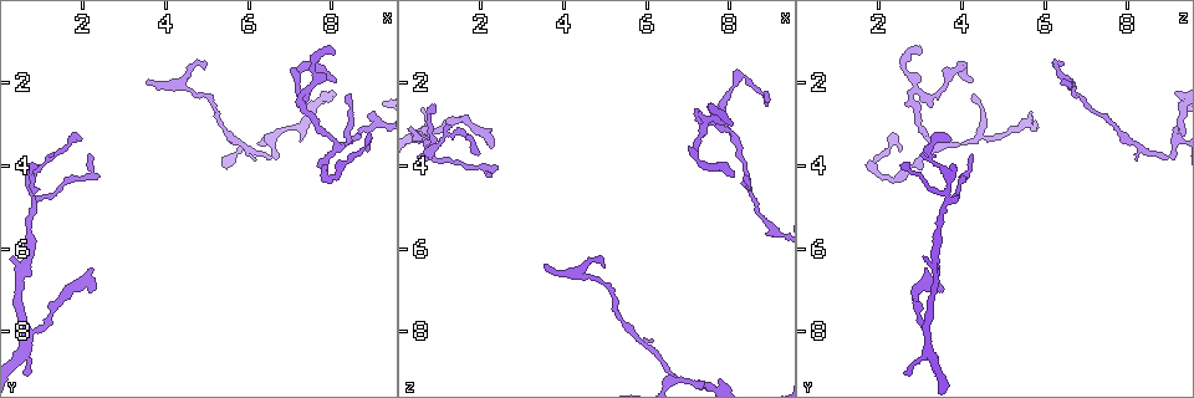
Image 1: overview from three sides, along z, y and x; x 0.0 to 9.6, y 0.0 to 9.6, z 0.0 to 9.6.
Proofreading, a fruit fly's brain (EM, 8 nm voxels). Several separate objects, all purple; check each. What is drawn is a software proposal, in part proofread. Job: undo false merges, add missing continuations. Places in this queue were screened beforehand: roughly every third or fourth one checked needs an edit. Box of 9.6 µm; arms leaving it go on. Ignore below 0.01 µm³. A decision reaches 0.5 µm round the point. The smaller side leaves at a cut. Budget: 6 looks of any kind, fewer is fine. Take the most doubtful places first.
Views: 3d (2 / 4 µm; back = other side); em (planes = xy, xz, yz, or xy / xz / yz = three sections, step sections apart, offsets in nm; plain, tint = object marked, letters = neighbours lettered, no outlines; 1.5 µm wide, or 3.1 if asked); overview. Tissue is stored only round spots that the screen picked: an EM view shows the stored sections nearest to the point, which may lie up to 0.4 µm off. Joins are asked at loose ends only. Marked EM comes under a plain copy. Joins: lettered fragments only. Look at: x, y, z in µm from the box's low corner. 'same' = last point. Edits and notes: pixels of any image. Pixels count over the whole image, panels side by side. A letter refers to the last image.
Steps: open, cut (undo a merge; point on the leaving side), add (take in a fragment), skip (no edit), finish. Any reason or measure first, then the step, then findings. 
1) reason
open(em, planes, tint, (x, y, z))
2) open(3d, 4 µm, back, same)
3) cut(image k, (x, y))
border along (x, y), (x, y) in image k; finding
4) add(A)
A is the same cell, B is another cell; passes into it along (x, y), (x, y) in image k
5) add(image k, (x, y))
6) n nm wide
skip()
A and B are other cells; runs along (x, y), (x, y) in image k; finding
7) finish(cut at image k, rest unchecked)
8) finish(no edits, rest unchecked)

tapers out
open(em, planes, letters, (5.05, 1.50, 6.45))

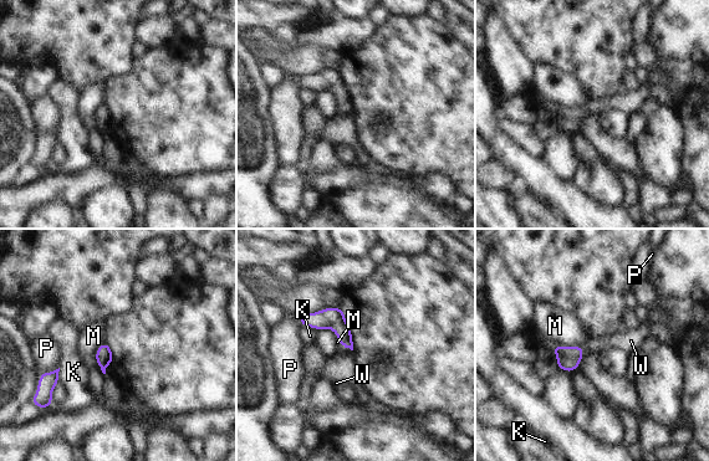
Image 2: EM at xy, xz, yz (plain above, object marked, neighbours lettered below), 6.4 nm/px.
90 nm wide
add(W)
W is the same cell, K, M and P are other cells; it goes on there

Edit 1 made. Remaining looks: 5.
open(overview)

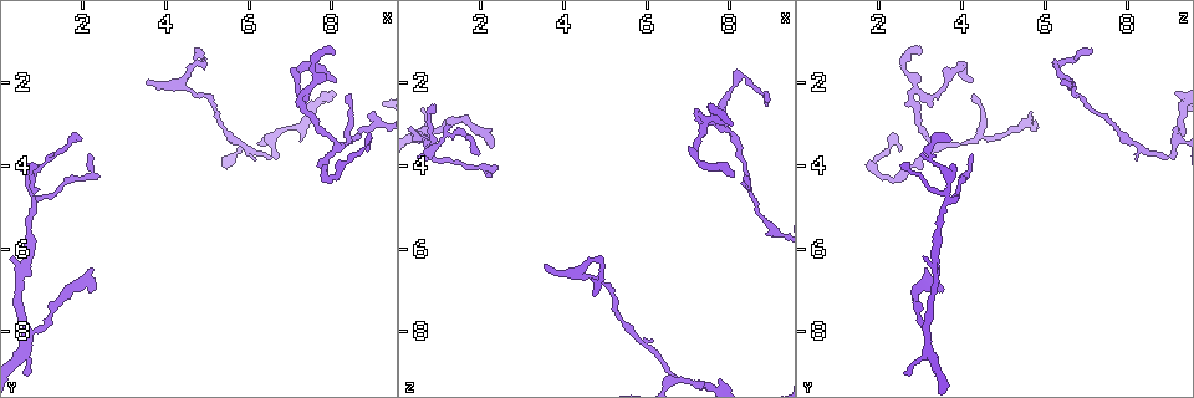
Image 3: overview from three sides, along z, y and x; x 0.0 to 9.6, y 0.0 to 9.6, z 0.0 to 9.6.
an open end
open(em, planes, letters, (2.20, 3.75, 4.25))

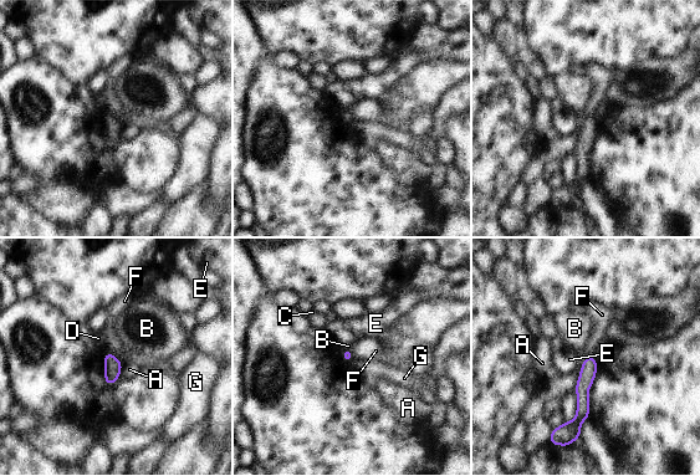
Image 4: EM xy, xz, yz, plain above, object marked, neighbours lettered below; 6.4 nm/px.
skip()
A, B, C, D, E, F and G are other cells; no lettered fragment goes on from it

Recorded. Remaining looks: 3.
abrupt turn
open(em, xy, step 8, tint, (7.30, 2.50, 2.95))

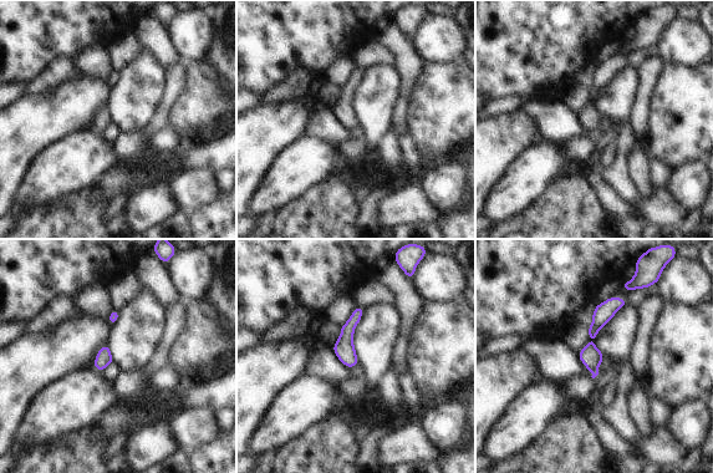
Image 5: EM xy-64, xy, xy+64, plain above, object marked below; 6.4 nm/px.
open(em, planes, tint, same)

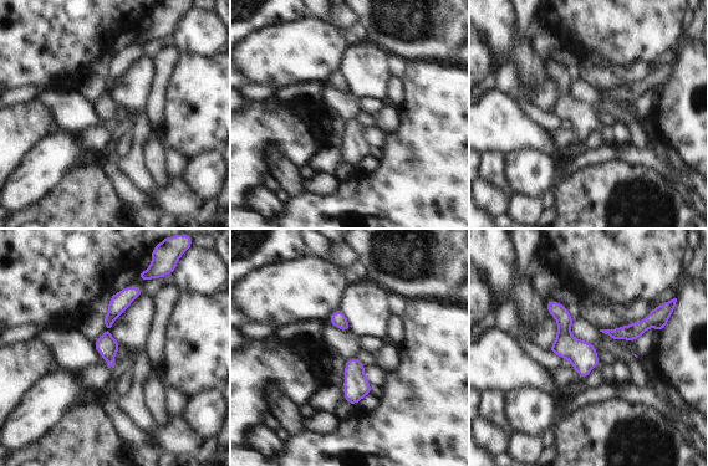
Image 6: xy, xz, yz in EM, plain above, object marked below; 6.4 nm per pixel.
open(em, planes, letters, same)

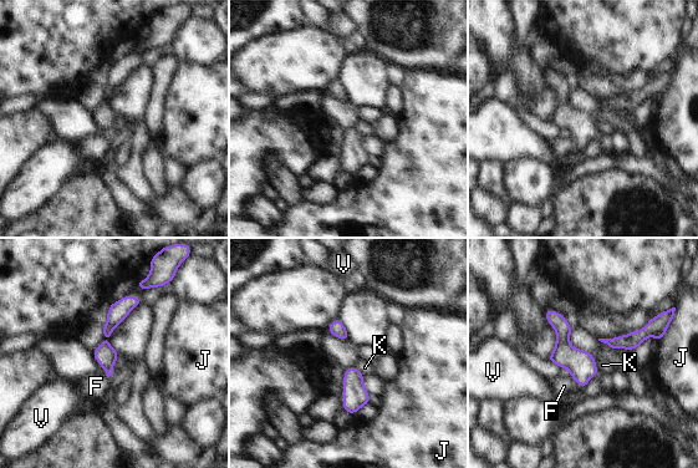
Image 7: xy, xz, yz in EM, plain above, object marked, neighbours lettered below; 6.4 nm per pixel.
skip()
F, J, K and V are other cells; runs along (549, 313), (582, 383) in image 7; all the same neuron

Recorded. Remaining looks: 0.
finish(add at image 2, rest unchecked)

